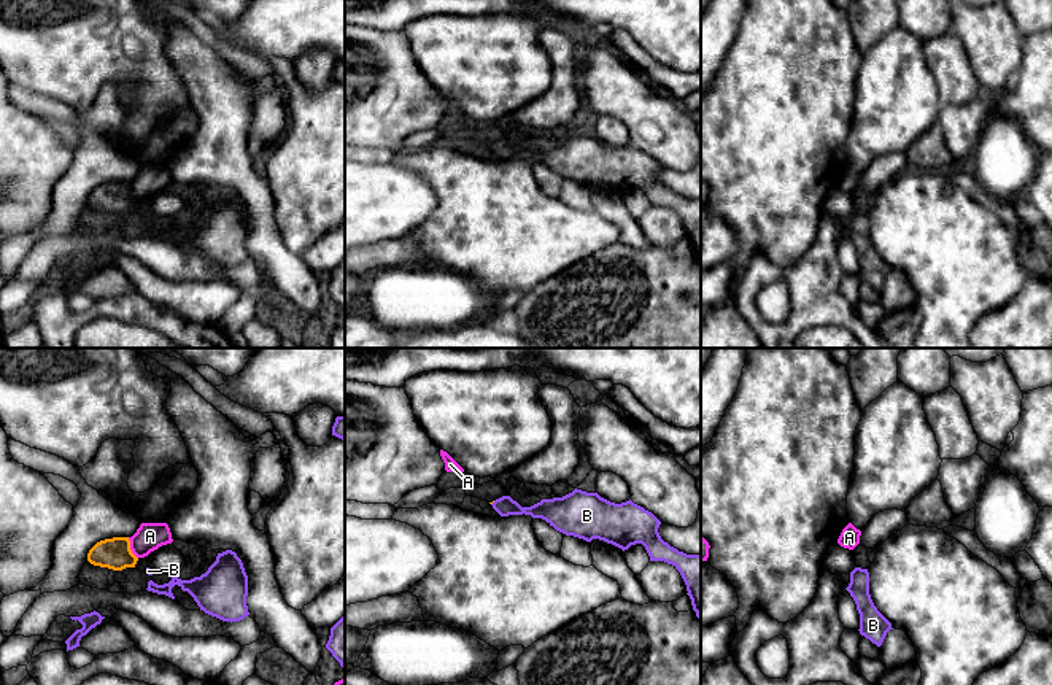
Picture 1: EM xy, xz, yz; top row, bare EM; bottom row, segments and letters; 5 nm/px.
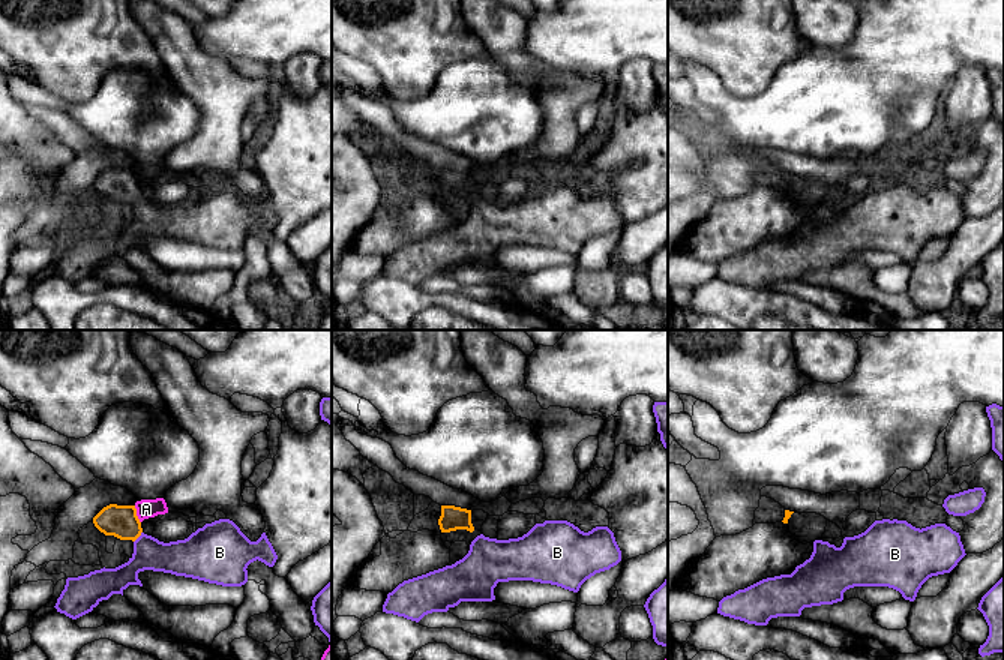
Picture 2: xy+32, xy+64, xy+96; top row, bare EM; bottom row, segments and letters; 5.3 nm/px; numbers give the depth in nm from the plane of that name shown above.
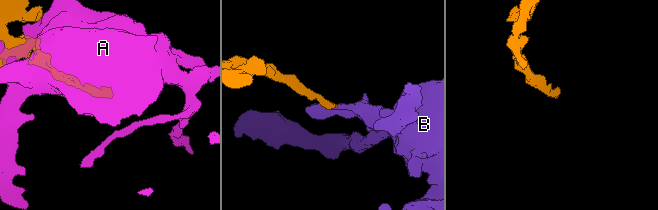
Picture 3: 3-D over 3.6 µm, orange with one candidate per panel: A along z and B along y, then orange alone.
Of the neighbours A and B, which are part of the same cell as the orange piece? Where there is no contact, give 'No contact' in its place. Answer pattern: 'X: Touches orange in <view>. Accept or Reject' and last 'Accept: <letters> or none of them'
A: Touches orange in xy. Reject
B: No contact. Accept
Accept: B

